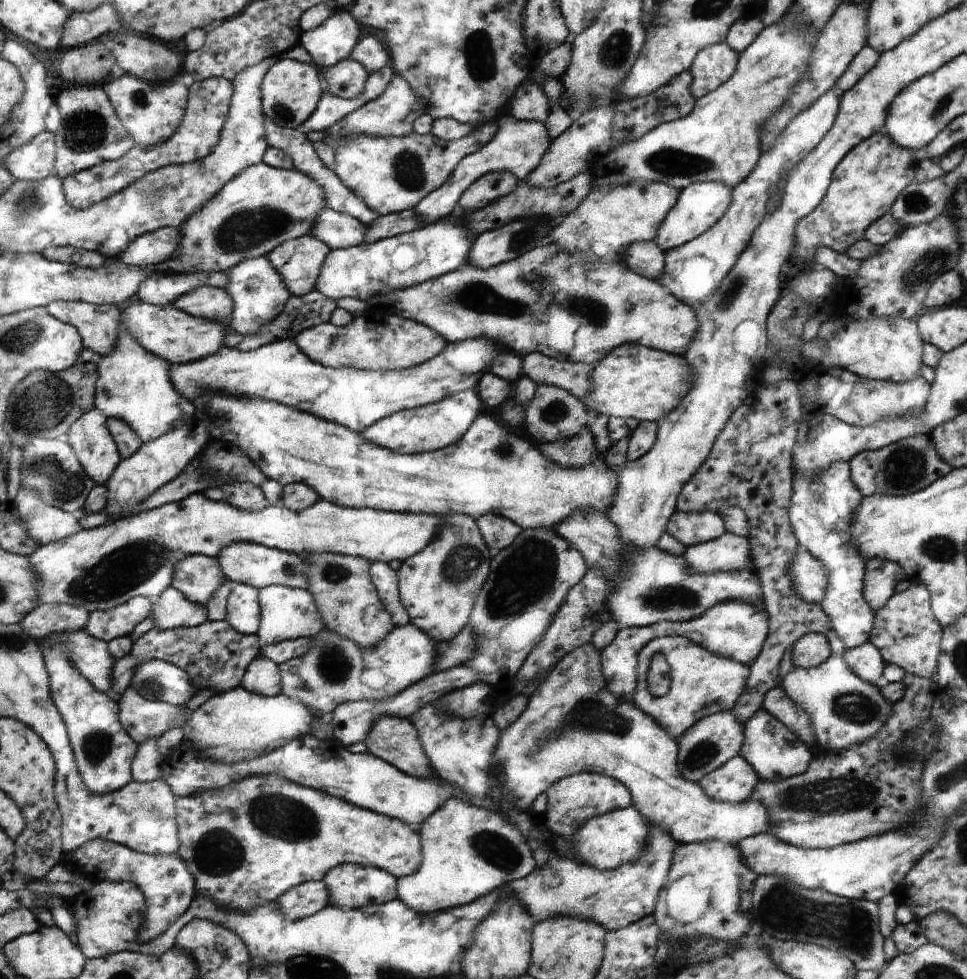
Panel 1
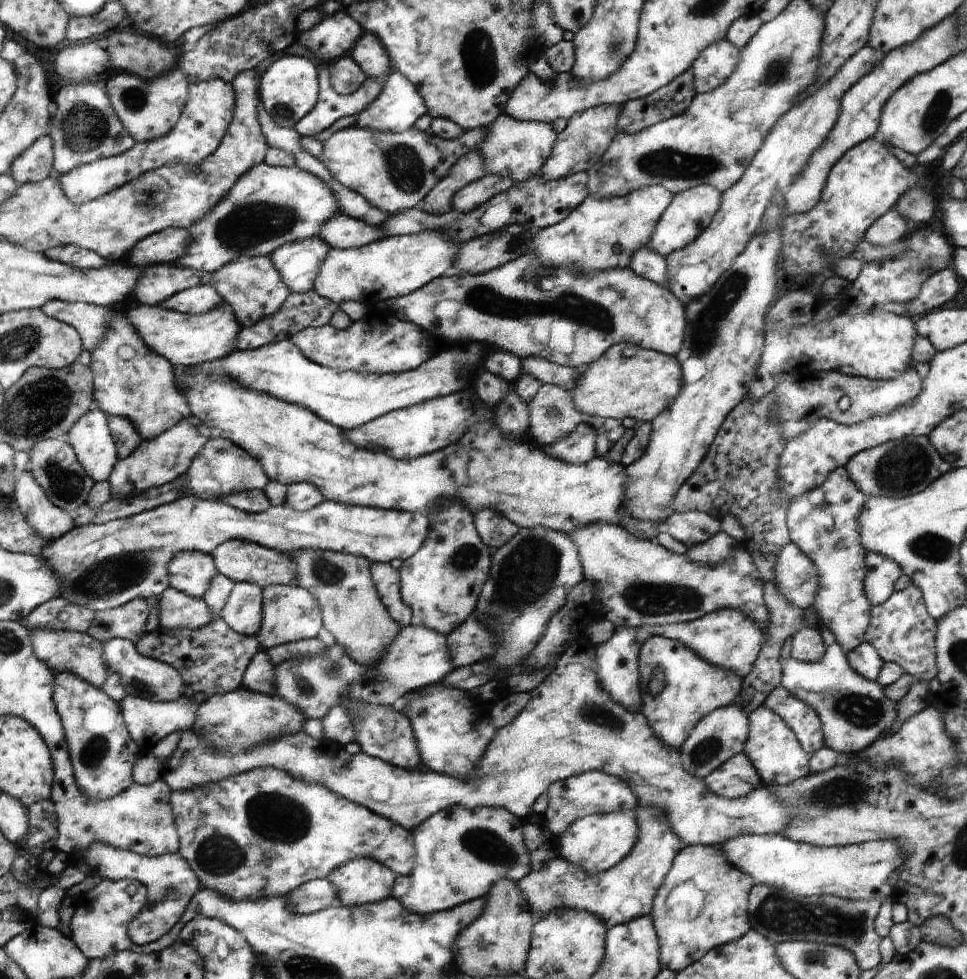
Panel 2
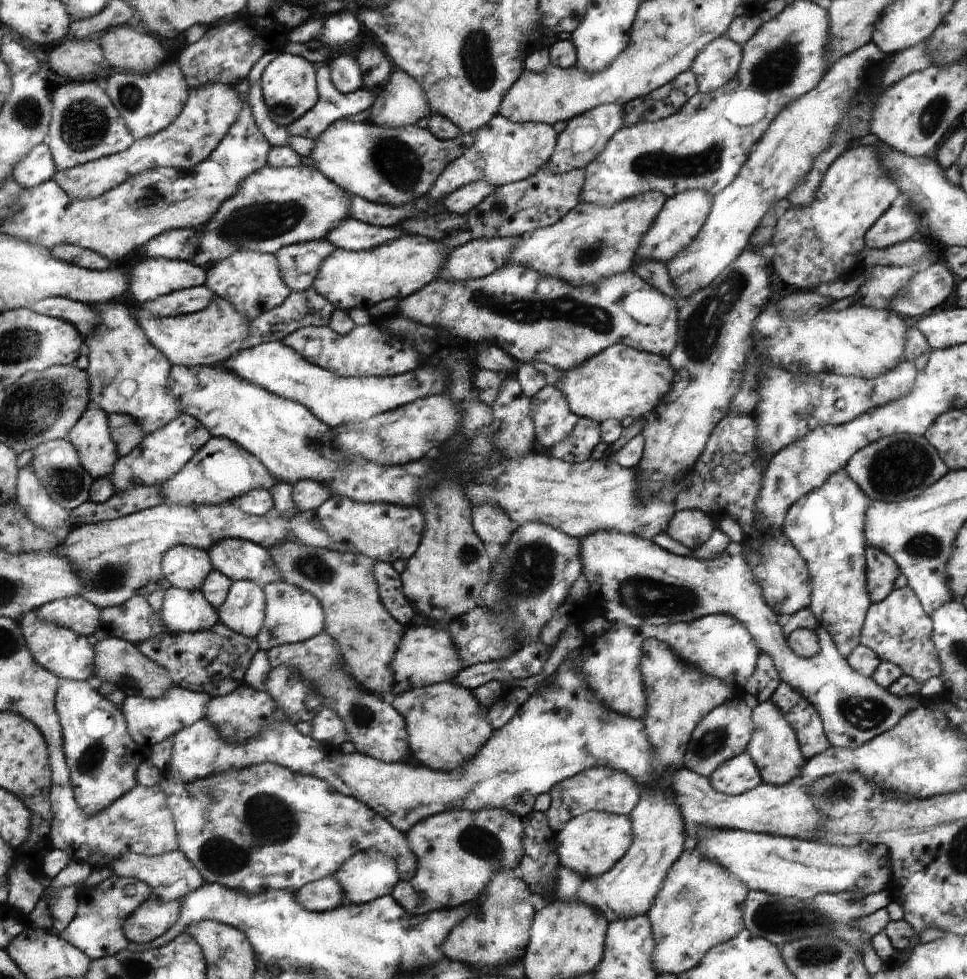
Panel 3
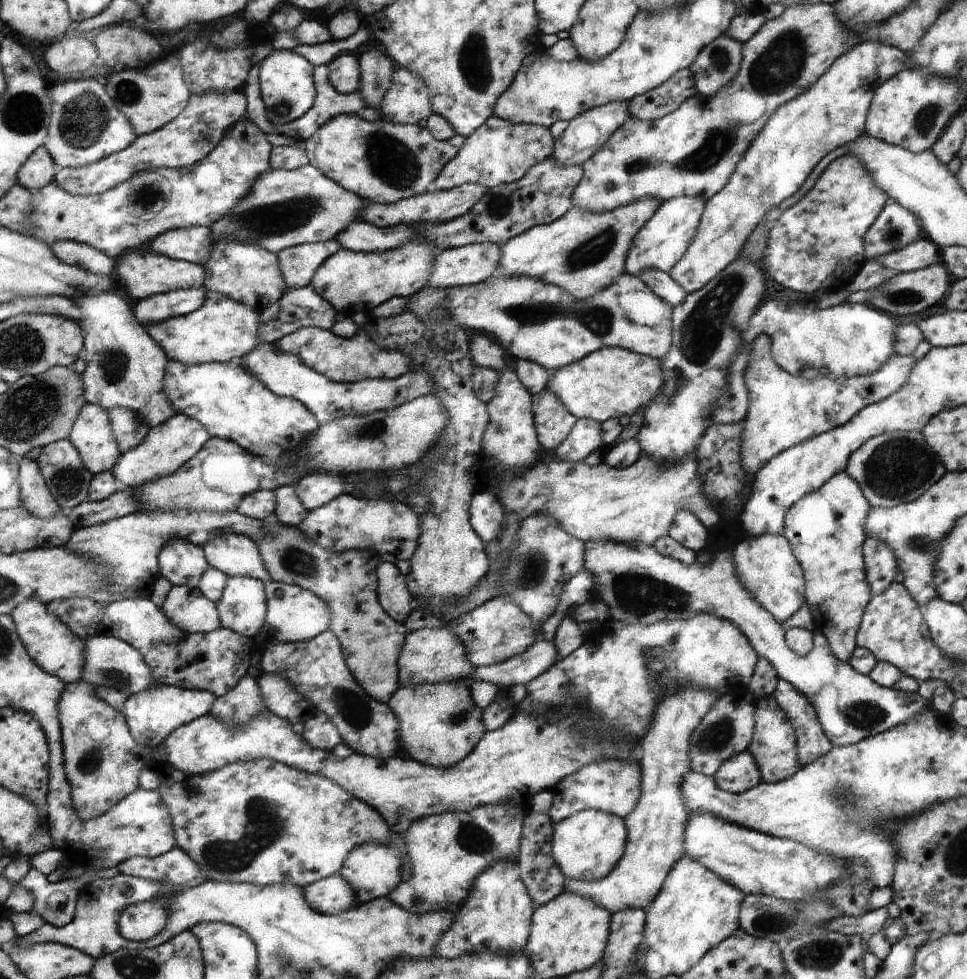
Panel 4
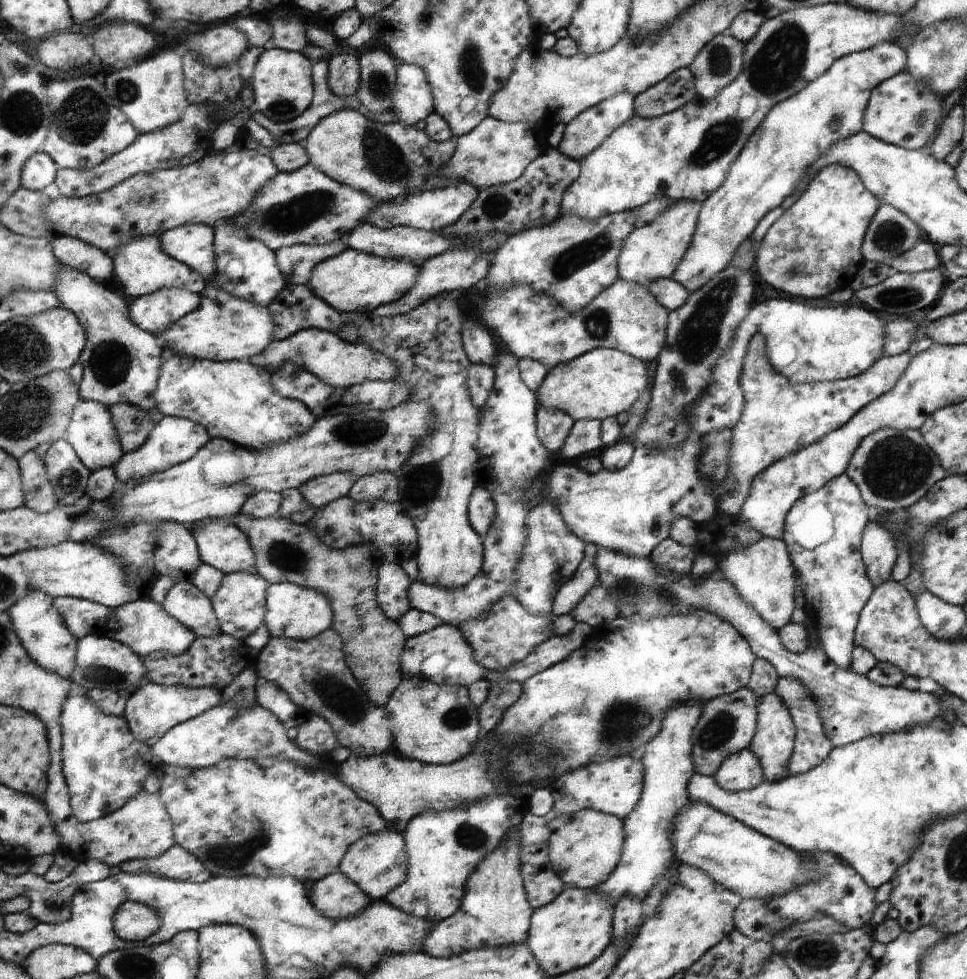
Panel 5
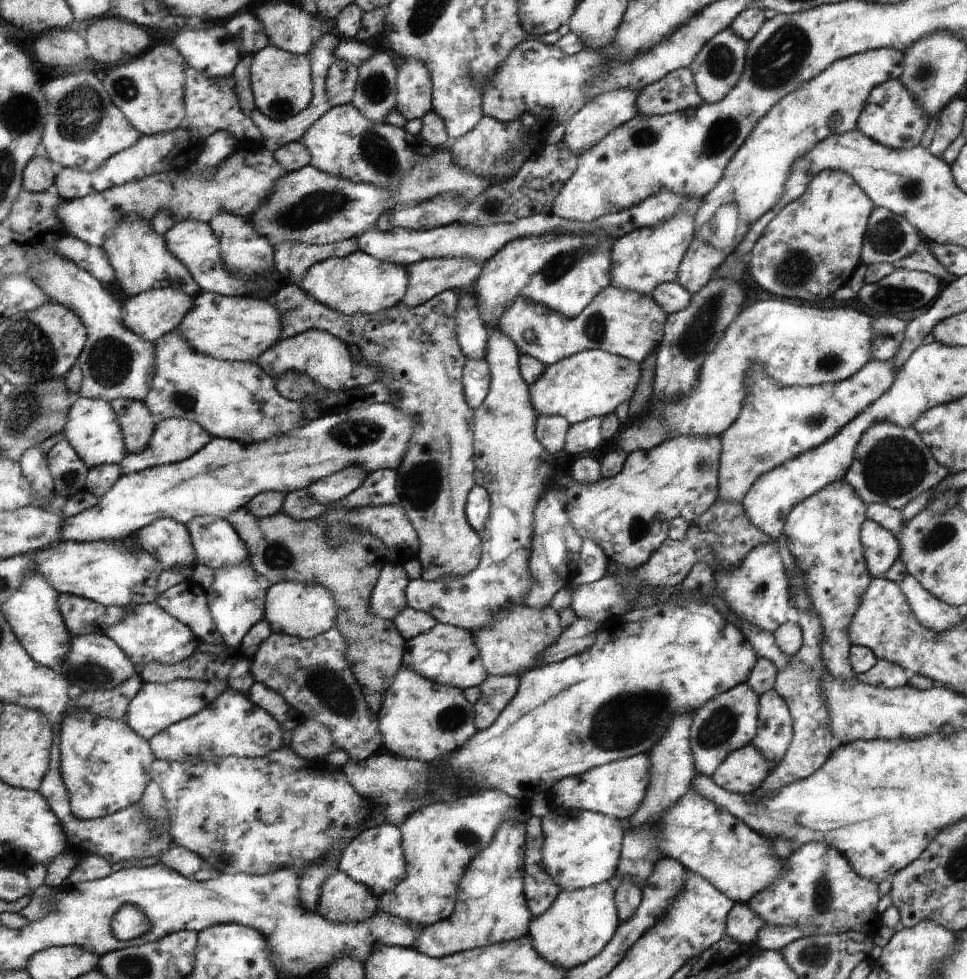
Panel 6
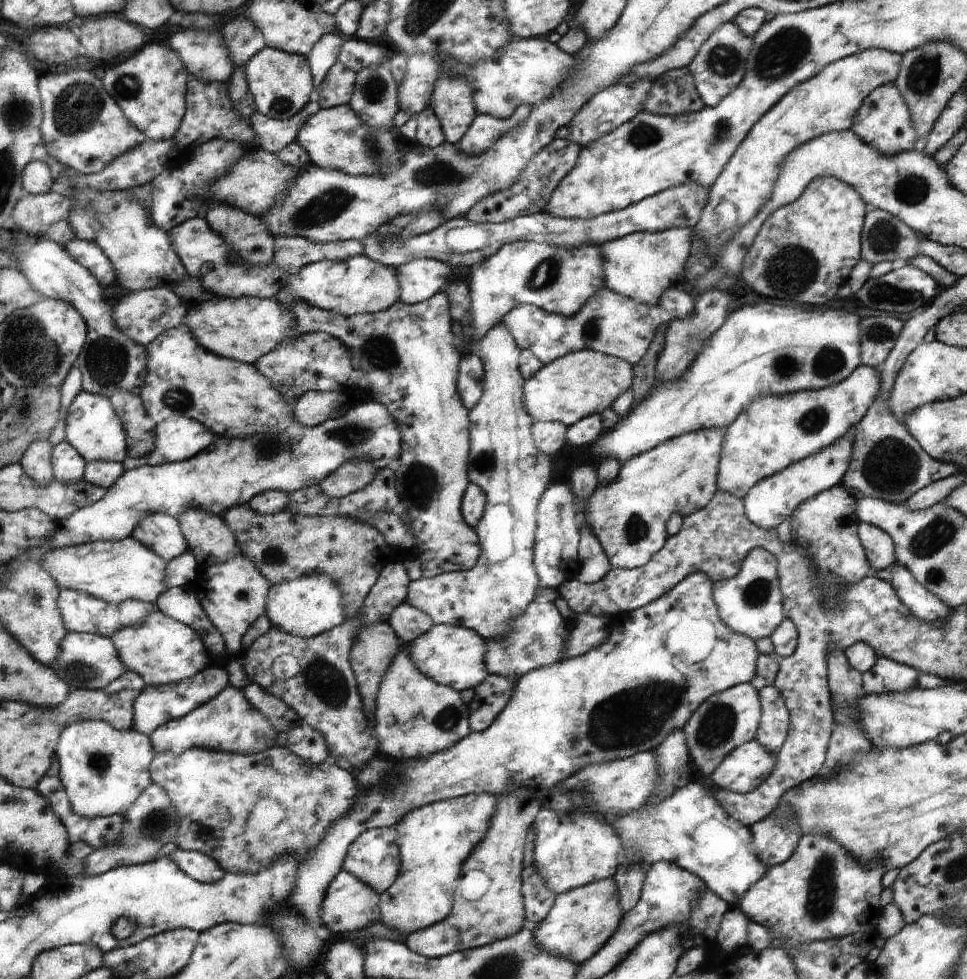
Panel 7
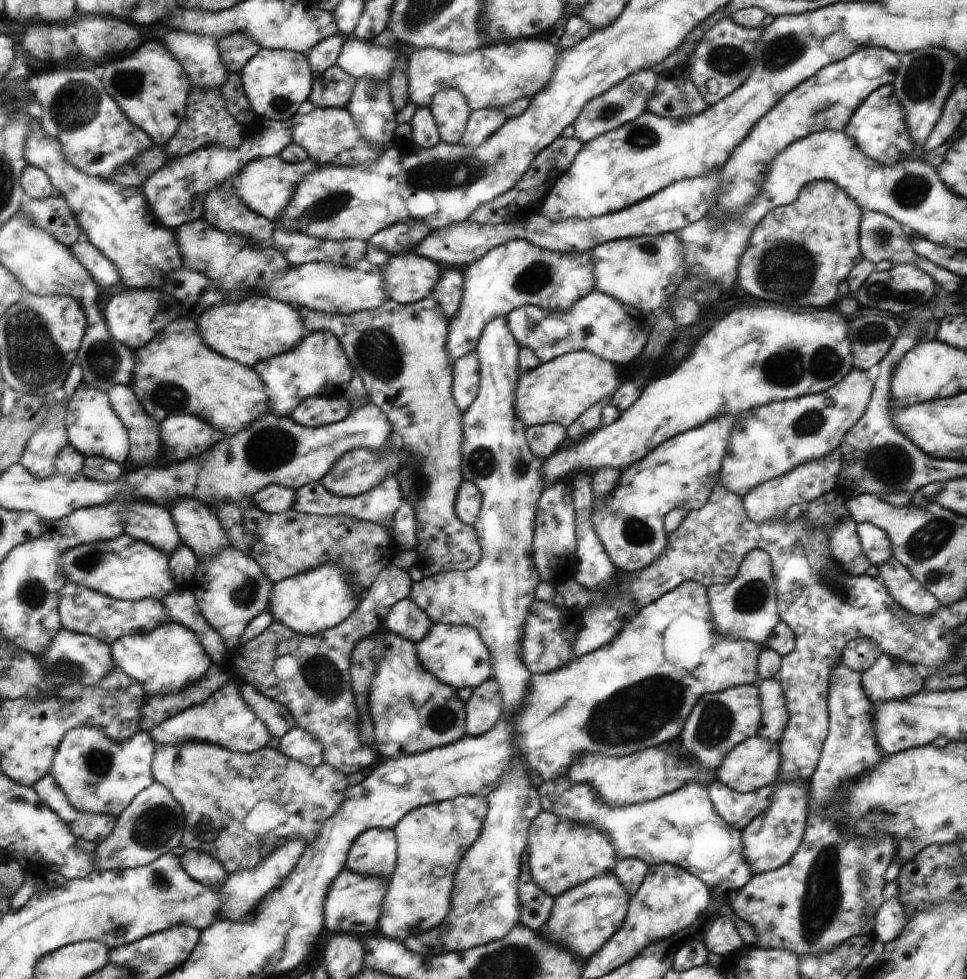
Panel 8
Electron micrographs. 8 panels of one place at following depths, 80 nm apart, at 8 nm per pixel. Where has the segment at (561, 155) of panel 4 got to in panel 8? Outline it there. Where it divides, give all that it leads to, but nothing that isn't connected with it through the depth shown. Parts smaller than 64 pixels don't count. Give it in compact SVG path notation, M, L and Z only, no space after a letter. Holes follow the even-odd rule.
M652 69L636 71L624 82L610 88L604 95L590 100L581 114L577 116L576 122L572 123L575 137L580 142L588 143L592 139L596 139L597 136L605 135L608 131L616 130L626 123L636 120L648 110L649 99L657 88L658 76L659 74L656 74Z

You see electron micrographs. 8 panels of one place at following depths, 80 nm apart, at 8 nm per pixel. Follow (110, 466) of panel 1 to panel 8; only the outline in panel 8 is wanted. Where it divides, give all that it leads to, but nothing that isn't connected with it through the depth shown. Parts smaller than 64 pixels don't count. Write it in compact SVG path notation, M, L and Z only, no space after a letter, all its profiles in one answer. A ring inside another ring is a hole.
M82 383L66 406L68 440L78 452L86 452L86 457L104 457L118 464L126 465L130 450L129 436L122 421L114 412L107 393Z

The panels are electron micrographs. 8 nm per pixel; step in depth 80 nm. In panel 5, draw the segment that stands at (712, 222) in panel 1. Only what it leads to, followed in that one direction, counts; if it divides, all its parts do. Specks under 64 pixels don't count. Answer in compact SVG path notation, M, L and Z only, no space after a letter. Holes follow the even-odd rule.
M683 199L674 201L661 215L649 223L638 224L634 232L626 238L618 258L619 278L640 283L646 288L651 280L672 279L678 263L685 258L693 236L696 234L701 210L700 201Z

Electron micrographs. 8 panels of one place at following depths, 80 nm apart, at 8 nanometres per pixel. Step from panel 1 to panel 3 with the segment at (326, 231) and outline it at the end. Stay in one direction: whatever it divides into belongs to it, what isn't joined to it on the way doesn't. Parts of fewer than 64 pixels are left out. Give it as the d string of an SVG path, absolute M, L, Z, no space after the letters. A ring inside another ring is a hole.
M350 217L325 236L336 248L347 251L363 251L379 247L406 234L400 226L379 227Z

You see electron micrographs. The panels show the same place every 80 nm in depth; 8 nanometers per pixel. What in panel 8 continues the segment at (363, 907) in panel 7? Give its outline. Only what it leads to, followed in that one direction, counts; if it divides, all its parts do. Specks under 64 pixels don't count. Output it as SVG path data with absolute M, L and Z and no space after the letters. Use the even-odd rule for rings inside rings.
M350 869L342 870L329 888L329 898L325 906L326 928L330 932L350 933L361 938L379 933L388 884L388 878L382 876L362 875Z

